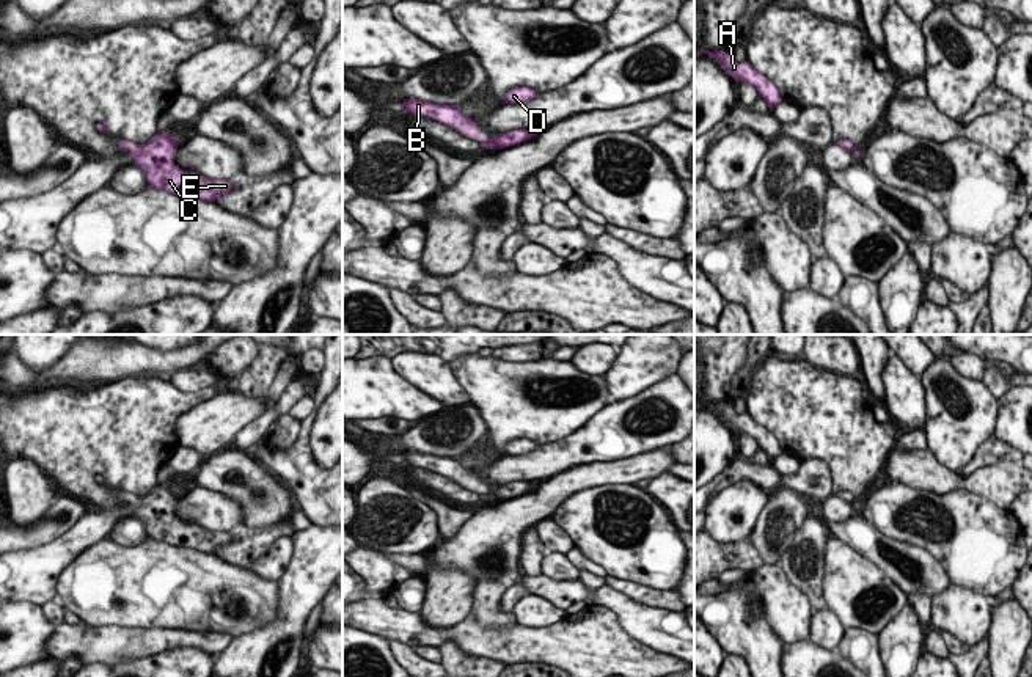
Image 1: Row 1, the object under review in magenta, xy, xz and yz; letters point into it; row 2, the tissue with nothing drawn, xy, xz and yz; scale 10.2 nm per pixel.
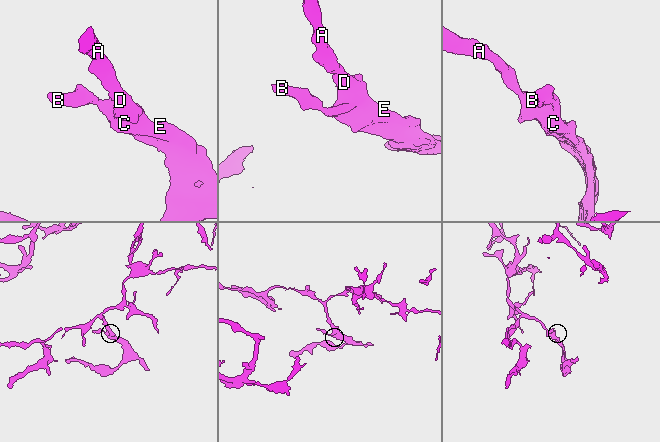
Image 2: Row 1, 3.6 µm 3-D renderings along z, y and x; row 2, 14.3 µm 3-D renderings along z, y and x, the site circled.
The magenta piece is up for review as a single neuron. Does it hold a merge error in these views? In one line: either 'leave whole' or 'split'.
leave whole

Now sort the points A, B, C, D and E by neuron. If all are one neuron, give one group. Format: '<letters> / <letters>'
A B C D E

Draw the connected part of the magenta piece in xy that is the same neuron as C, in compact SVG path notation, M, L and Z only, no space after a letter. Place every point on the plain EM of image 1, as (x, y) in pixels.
M159 482L148 495L134 496L118 492L121 503L129 504L146 525L148 539L173 547L193 548L203 553L214 553L217 548L231 543L232 531L206 531L196 523L182 523L174 517L177 492L165 482Z

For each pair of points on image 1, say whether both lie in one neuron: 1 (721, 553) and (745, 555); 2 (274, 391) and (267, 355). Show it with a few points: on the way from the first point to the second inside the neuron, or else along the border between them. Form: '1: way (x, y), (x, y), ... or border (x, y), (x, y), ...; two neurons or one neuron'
1: way (728, 555), (739, 555); one neuron
2: border (288, 355), (263, 395); two neurons

